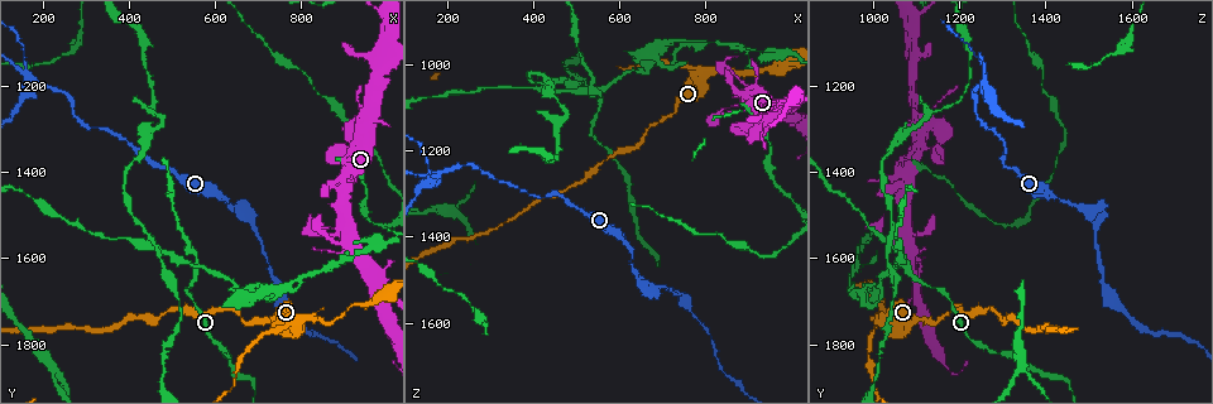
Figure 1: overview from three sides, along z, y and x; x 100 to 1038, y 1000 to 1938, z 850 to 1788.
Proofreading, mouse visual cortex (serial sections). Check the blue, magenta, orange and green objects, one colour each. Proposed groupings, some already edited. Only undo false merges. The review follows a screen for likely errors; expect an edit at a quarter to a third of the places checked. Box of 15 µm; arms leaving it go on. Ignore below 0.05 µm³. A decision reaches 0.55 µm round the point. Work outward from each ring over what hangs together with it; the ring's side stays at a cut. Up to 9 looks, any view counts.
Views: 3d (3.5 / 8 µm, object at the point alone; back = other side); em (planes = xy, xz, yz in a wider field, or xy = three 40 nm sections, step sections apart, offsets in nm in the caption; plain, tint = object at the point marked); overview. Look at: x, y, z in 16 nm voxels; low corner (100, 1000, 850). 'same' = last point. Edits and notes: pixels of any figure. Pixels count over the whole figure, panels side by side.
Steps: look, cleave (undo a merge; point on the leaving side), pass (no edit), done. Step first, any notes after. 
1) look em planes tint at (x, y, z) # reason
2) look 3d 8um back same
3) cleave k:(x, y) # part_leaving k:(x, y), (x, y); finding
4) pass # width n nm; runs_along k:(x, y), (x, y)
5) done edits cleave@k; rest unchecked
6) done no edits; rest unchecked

look 3d 8um at (560, 1620, 1070) # sharp bend

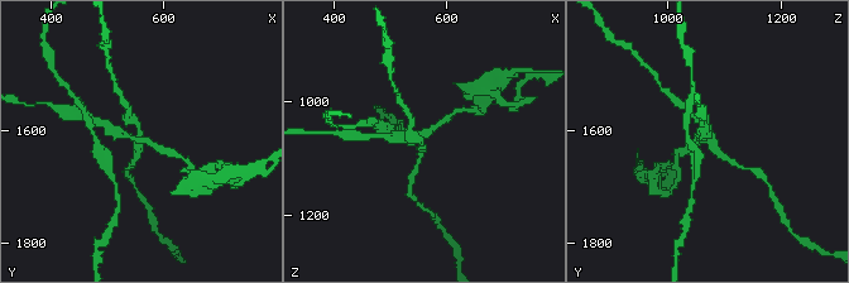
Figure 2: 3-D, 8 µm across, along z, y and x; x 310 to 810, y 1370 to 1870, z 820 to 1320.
look em xy step 1 tint at (560, 1615, 1080) # arms 4; arm_widths 150, 200, 200, 300 nm

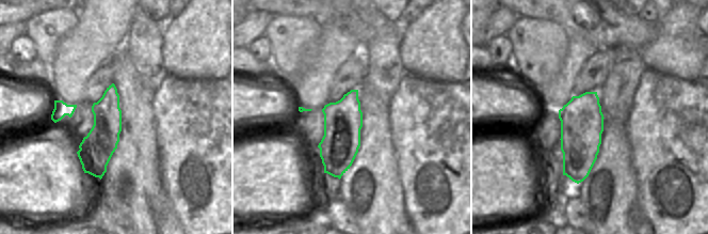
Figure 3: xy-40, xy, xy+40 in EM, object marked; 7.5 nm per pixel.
cleave 2:(399, 138) # part_leaving 2:(425, 138), (451, 115), (464, 110); a second cell is stuck on

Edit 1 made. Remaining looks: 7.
look overview

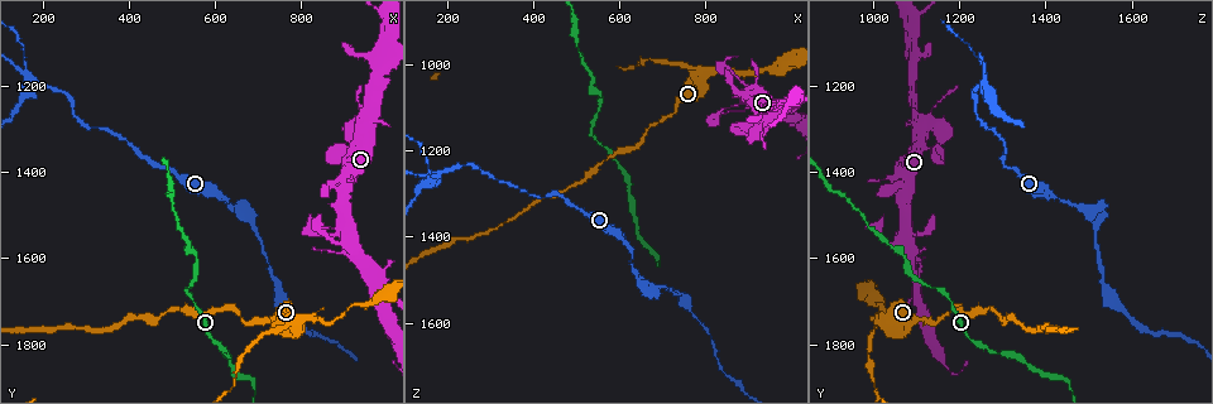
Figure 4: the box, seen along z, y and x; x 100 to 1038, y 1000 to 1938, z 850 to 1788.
look em xy step 2 tint at (810, 1745, 1015) # abrupt turn

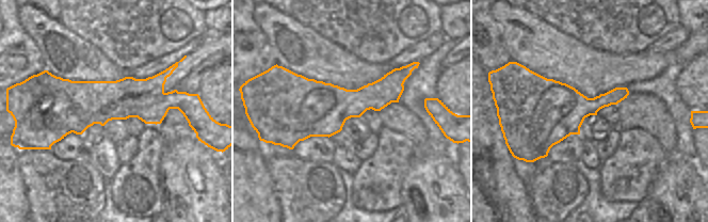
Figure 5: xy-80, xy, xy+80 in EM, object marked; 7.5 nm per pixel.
look 3d 3.5um same # see where the arms go

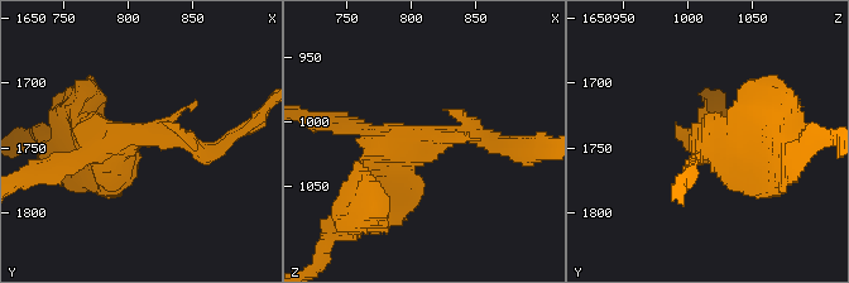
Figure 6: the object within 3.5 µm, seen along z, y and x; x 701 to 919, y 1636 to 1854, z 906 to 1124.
cleave 6:(324, 123) # a second cell is stuck on

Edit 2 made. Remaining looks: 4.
look overview

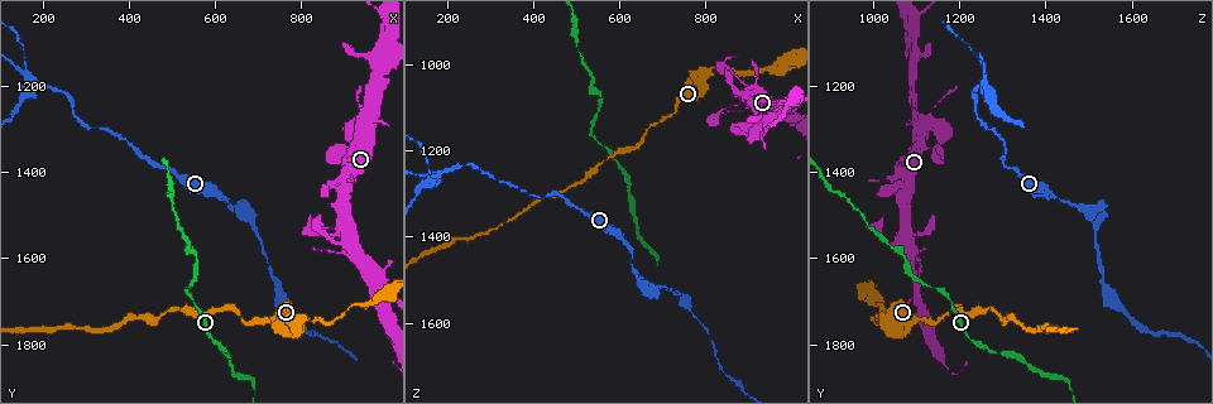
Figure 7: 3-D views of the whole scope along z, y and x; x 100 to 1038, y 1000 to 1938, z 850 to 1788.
look 3d 3.5um back at (690, 1500, 1540) # sharp bend

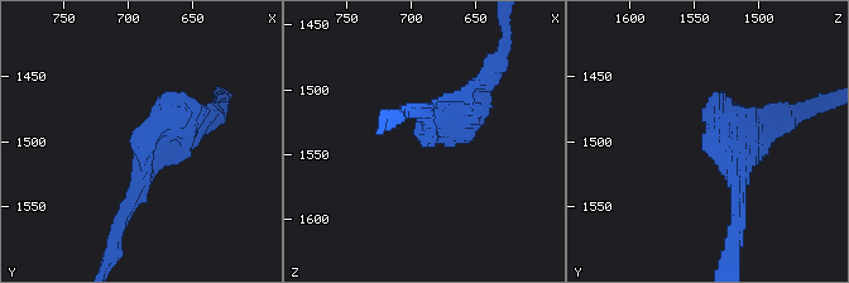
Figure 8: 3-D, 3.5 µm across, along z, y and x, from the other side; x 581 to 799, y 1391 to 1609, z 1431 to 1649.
look em xy step 2 tint at (684, 1496, 1534) # arm_widths 200, 200 nm; shape alone is not enough

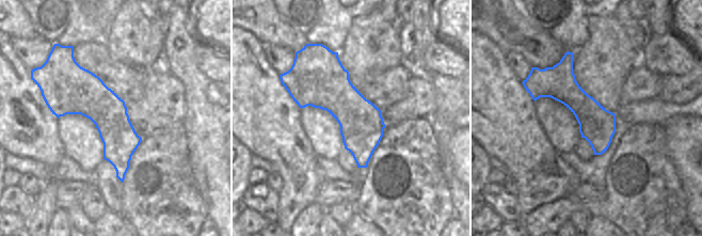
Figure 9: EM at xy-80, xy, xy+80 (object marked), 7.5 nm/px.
pass # runs_along 9:(528, 87), (559, 87), (604, 147); continuous, no second cell

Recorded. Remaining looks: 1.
done edits cleave@2, cleave@6; rest unchecked

